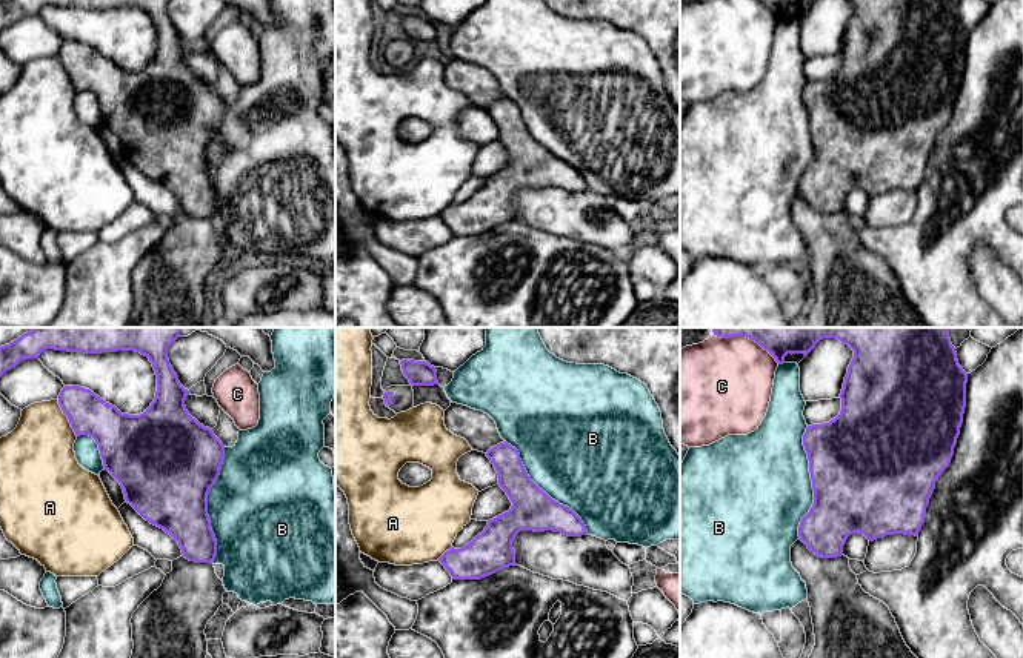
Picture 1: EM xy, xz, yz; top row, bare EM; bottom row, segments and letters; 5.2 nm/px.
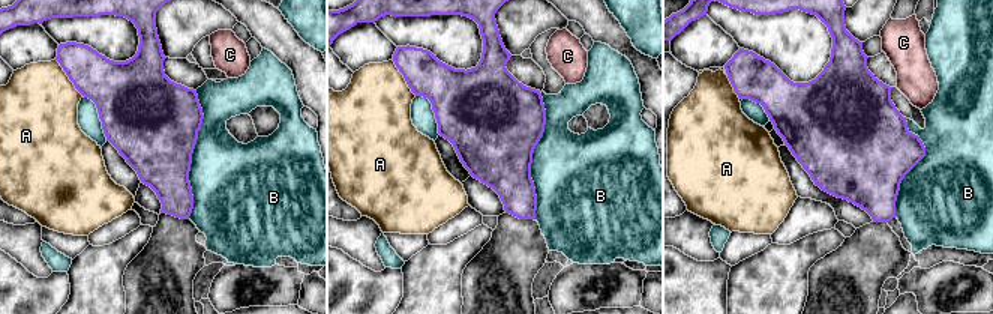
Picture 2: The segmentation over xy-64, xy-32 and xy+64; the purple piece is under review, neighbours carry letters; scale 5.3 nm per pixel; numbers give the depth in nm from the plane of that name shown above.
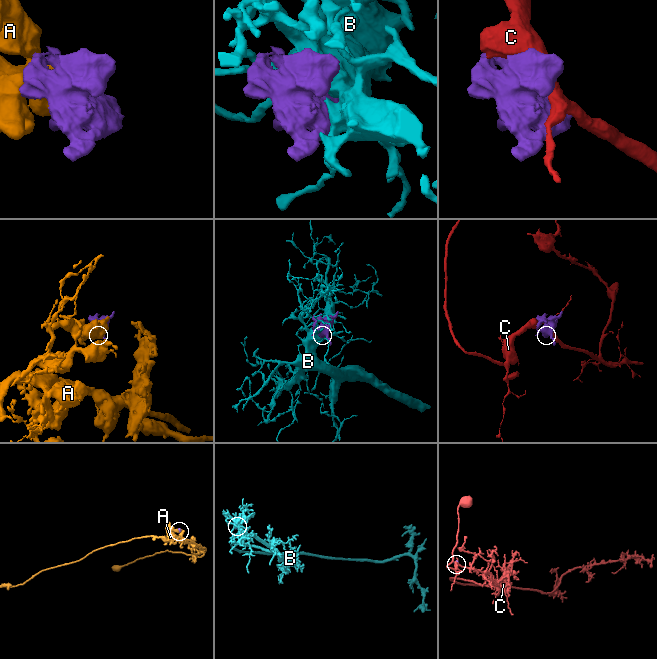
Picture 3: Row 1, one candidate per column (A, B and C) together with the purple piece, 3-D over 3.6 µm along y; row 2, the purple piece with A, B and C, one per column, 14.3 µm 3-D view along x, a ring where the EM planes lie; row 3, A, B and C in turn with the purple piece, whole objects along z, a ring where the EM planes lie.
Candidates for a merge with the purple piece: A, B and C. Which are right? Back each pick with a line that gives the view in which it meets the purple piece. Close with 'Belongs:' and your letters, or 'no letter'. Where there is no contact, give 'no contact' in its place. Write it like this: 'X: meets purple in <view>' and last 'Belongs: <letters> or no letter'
Belongs: no letter

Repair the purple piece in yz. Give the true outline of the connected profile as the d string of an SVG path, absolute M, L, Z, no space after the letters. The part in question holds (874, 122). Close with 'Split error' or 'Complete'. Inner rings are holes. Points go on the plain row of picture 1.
M952 0L848 2L854 14L840 49L841 66L829 78L808 81L803 91L814 160L800 177L791 218L806 238L815 291L805 327L928 327L906 301L889 263L861 244L843 201L855 188L869 197L894 189L918 191L935 137L949 121L960 91L968 29L958 20Z. Split error

